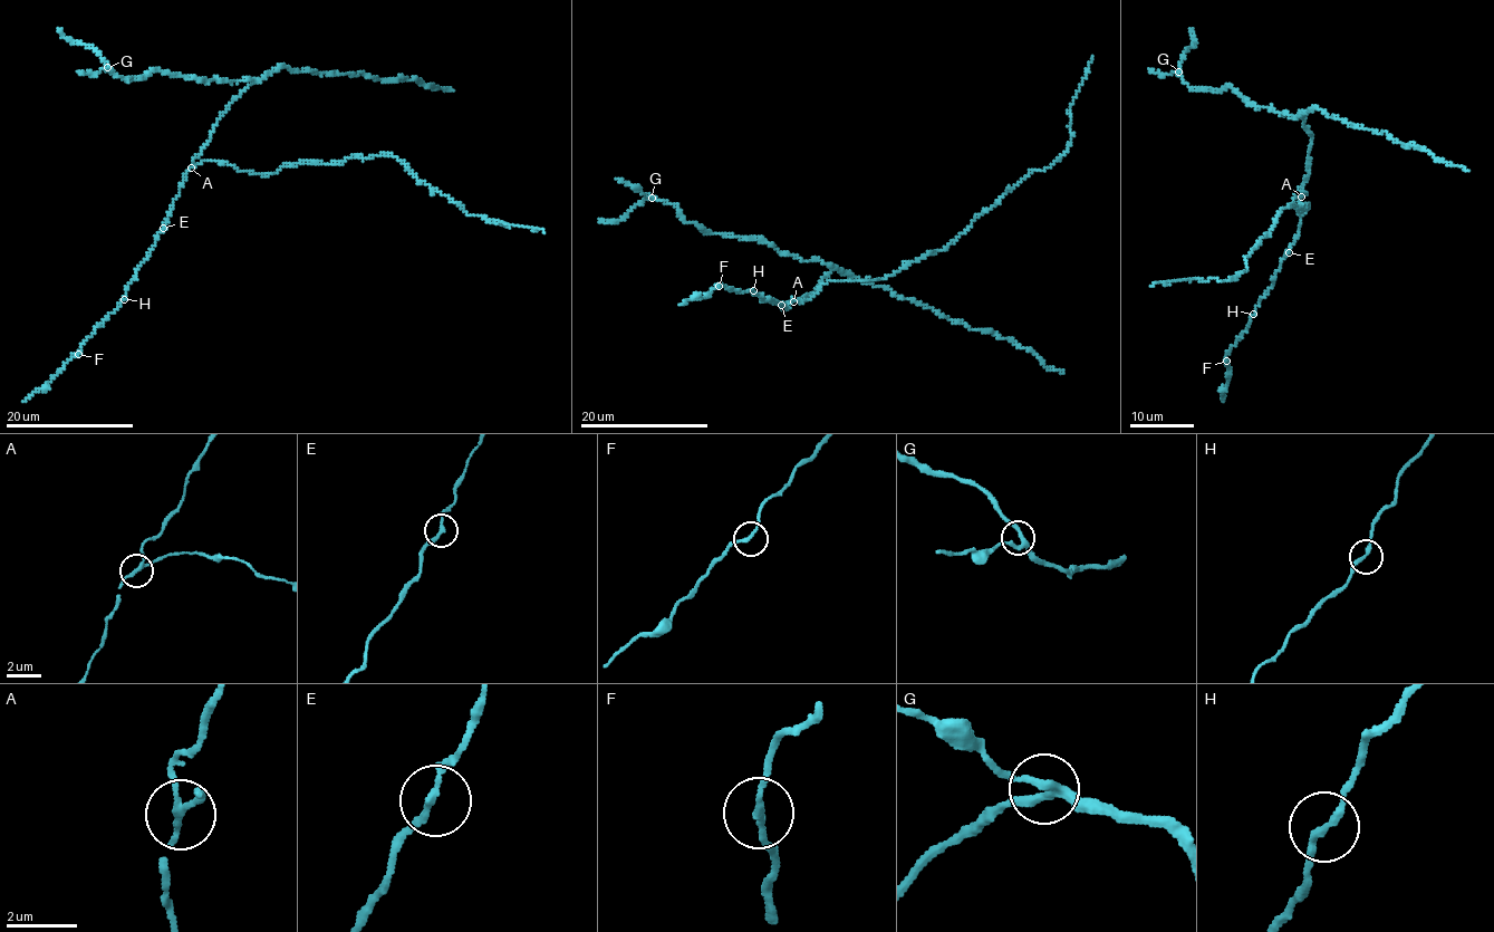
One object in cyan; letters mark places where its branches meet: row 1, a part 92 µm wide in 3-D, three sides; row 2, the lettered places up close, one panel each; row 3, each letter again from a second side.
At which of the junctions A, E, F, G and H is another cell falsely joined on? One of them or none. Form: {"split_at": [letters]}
{"split_at": ["A"]}

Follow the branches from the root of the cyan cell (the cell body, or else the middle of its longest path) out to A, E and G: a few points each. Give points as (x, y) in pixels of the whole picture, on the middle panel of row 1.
A: (820, 289), (809, 299), (793, 301)
E: (820, 289), (809, 299), (789, 301), (790, 309), (781, 305)
G: (820, 289), (792, 299), (815, 292), (830, 266), (765, 242), (706, 233), (652, 198)

